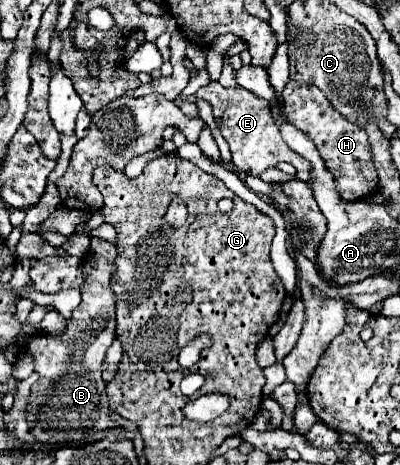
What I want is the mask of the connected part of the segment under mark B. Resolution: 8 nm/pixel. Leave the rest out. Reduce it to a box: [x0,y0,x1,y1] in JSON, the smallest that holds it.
[26,238,116,434]

